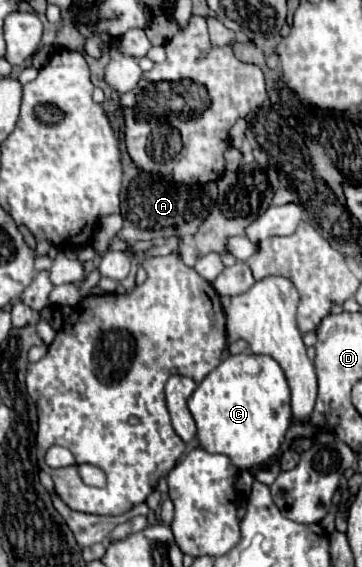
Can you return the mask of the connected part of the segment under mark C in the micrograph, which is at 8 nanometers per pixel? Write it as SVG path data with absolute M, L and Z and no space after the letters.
M228 355L212 369L188 399L198 427L198 441L206 451L224 453L238 469L250 469L274 457L290 427L290 389L280 365L268 355Z

